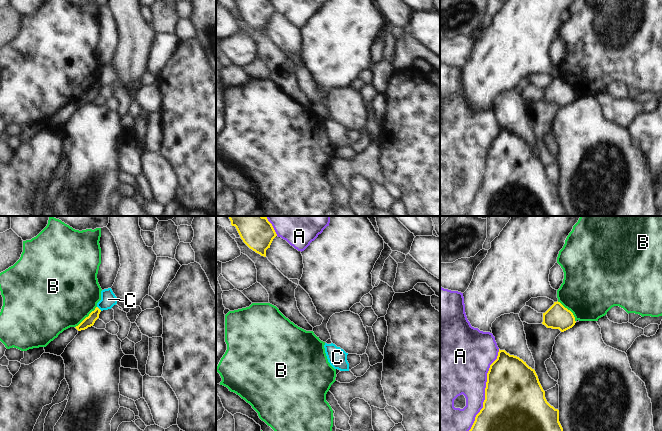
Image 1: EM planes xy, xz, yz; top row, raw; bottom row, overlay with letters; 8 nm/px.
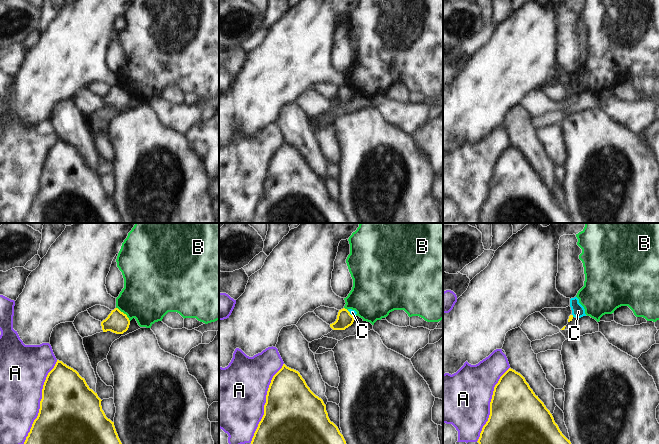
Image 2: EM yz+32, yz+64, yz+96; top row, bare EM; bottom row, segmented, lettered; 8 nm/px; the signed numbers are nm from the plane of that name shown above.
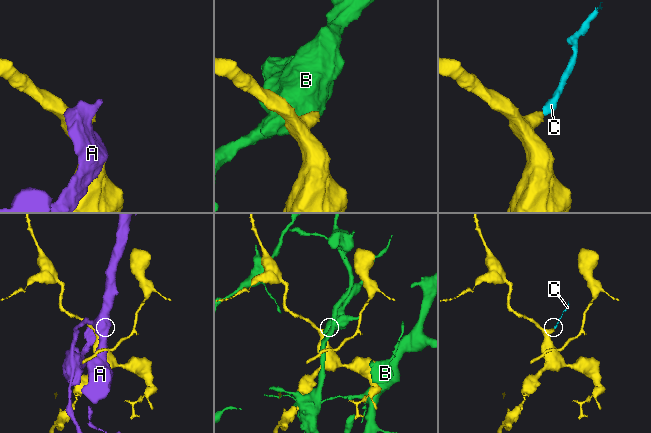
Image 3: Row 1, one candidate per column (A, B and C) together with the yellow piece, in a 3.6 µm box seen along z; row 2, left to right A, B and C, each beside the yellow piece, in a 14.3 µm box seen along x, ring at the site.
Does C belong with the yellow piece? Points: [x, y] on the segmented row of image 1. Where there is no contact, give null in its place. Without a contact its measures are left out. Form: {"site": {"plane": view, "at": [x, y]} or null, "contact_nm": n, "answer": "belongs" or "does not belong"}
{"site": {"plane": "xy", "at": [98, 308]}, "contact_nm": 50, "answer": "does not belong"}

